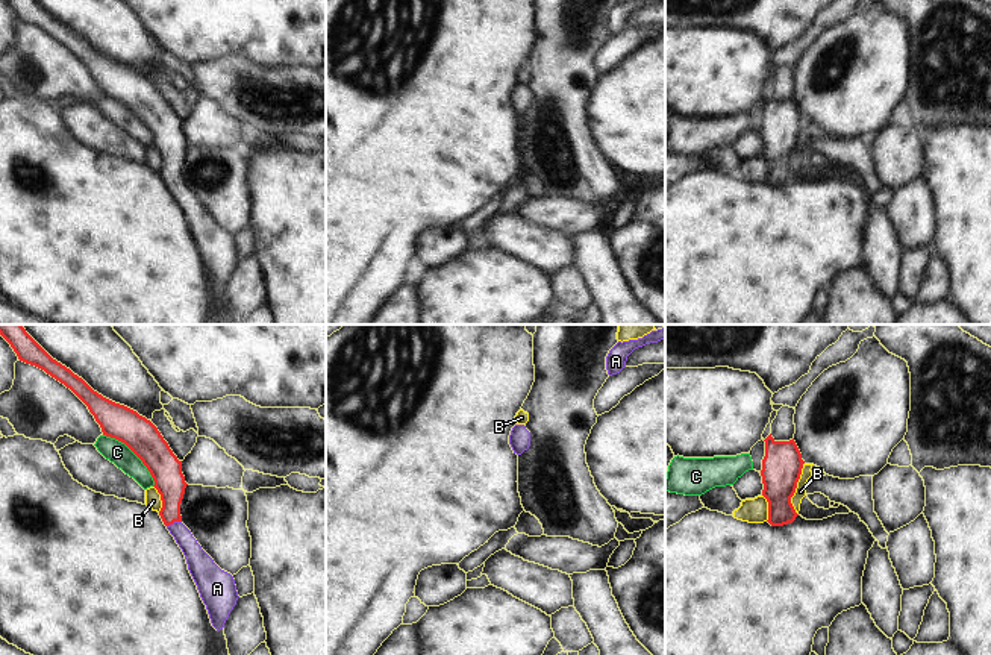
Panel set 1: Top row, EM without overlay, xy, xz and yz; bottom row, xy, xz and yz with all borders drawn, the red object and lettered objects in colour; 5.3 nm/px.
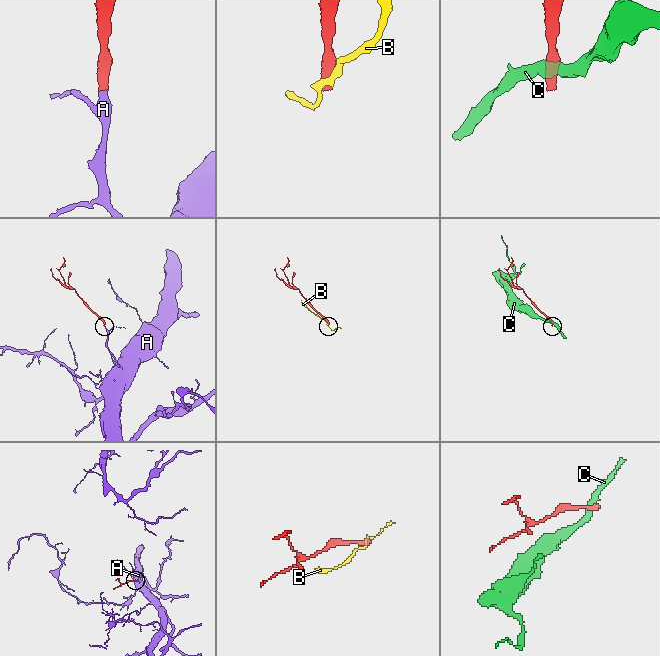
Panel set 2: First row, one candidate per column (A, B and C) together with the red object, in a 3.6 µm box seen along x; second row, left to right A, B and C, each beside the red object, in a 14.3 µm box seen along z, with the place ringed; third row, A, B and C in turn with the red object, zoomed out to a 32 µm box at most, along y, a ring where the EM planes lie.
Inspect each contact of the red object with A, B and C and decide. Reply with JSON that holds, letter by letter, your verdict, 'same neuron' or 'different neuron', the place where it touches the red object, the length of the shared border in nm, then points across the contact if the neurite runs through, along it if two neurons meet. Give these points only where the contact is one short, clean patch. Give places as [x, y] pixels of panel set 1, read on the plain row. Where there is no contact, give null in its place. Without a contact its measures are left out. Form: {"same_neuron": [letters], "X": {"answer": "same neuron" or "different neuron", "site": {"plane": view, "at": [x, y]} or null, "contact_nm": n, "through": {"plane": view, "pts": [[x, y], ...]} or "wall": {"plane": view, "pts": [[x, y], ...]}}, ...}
{"same_neuron": ["A"], "A": {"answer": "same neuron", "site": {"plane": "xy", "at": [173, 182]}, "contact_nm": 90, "through": {"plane": "xy", "pts": [[168, 140], [171, 146], [173, 182], [199, 222]]}}, "B": {"answer": "different neuron", "site": {"plane": "yz", "at": [796, 147]}, "contact_nm": 280}, "C": {"answer": "different neuron", "site": {"plane": "xy", "at": [134, 112]}, "contact_nm": 380, "wall": {"plane": "xy", "pts": [[103, 94], [120, 100], [141, 122], [155, 144]]}}}

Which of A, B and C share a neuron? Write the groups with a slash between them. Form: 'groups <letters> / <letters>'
groups A / B / C

